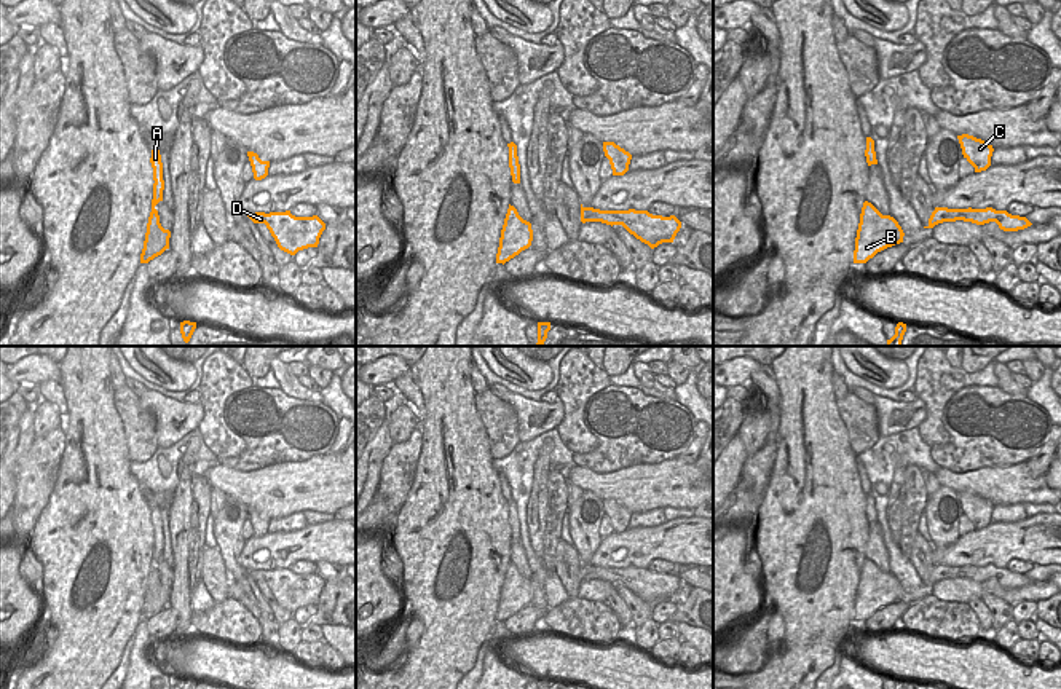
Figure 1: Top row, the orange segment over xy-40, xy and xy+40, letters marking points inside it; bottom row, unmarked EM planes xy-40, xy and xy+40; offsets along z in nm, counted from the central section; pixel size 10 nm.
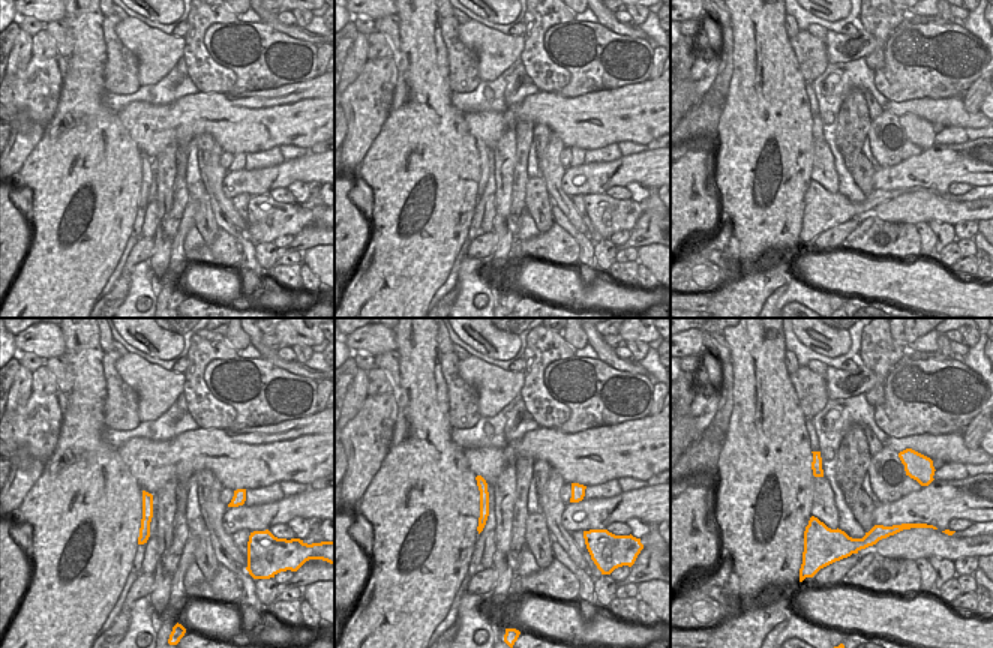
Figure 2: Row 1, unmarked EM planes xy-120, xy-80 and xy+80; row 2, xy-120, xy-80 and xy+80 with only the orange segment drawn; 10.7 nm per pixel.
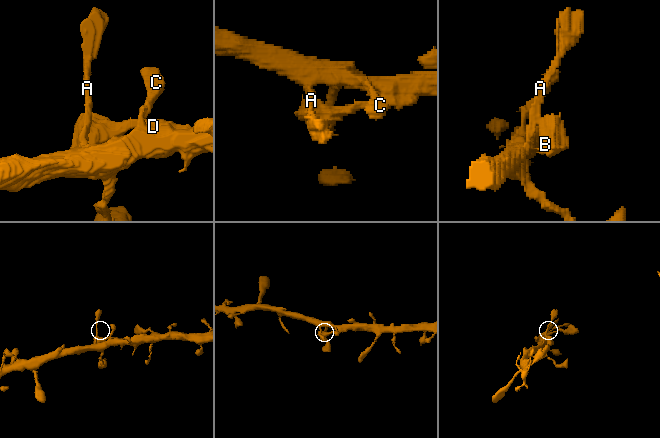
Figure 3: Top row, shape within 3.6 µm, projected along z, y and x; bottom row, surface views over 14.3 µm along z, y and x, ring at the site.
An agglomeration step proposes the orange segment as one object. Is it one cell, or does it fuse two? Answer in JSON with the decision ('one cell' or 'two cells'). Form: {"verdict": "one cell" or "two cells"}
{"verdict": "one cell"}

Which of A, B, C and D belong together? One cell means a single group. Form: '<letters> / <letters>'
A B C D

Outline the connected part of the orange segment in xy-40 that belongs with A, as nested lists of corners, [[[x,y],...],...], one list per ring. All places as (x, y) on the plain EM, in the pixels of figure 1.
[[[152,507],[150,515],[153,525],[153,557],[152,557],[152,569],[147,581],[147,590],[144,598],[144,606],[140,611],[140,620],[148,620],[155,614],[161,612],[166,606],[169,606],[171,589],[164,587],[160,581],[160,573],[155,563],[163,558],[163,520],[160,507]]]

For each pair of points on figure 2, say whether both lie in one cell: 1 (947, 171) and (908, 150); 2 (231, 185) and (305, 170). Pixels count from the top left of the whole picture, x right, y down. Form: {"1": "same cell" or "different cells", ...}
{"1": "different cells", "2": "same cell"}

